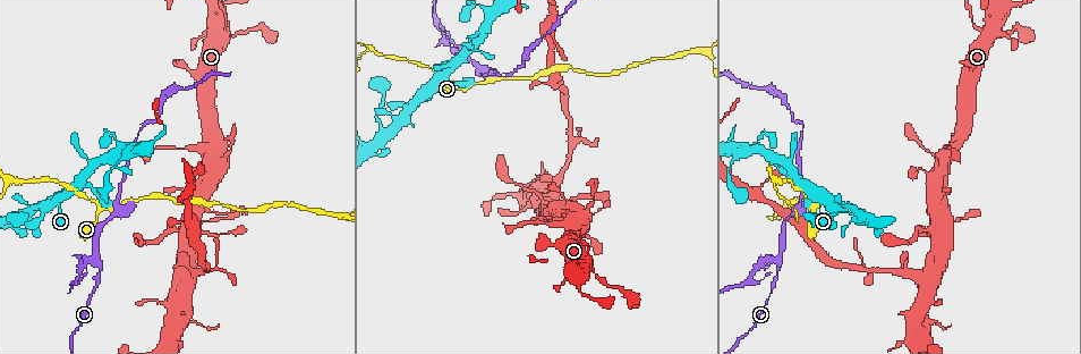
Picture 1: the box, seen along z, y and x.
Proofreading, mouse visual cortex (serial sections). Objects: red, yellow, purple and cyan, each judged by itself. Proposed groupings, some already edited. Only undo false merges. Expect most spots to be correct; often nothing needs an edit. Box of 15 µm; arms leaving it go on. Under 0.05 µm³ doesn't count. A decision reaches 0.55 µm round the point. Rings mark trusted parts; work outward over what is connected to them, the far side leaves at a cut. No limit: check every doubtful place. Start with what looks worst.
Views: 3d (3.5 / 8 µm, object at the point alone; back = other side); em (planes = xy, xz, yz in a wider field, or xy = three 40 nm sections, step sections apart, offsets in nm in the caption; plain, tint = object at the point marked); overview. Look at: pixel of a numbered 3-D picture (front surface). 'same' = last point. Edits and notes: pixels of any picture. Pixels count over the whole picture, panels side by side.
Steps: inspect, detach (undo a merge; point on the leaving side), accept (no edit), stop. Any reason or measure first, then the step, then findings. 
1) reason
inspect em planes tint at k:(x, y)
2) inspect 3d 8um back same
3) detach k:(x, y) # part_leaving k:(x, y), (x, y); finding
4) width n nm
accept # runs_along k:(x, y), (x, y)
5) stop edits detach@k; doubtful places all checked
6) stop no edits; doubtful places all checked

two arms in line, one across
inspect 3d 3.5um at 1:(779, 263)

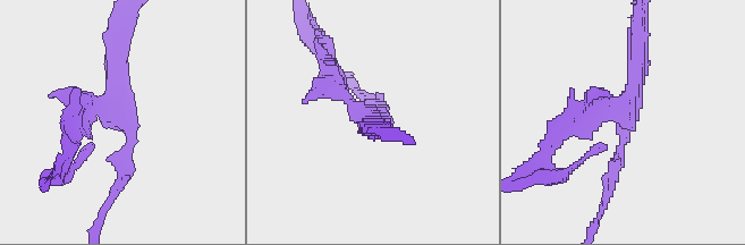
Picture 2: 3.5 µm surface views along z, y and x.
arms 3; arm_widths 200, 200, 300 nm; need the tissue
inspect em planes tint at 2:(370, 115)

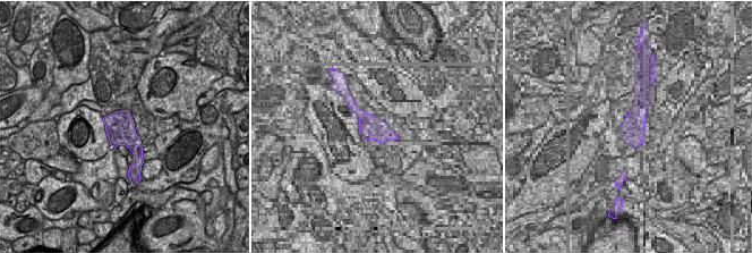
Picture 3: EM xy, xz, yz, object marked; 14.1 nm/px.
detach 2:(595, 92) # a second cell is stuck on

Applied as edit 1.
thin neck
inspect 3d 3.5um at 1:(815, 206)

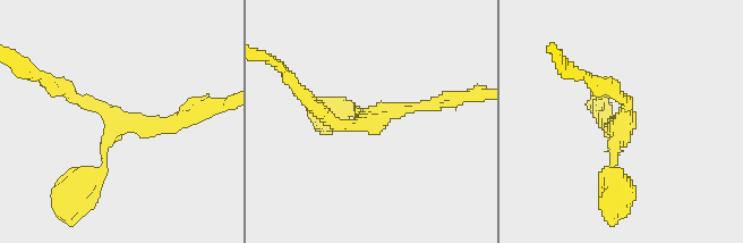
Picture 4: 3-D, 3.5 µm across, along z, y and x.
arms 3; arm_widths 150, 200, 350 nm; shape alone is not enough
inspect em xy step 5 tint at 4:(115, 127)

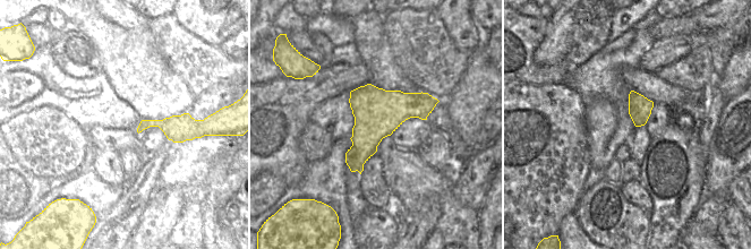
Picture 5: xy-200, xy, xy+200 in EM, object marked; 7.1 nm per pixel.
accept # runs_along 4:(77, 187), (102, 167), (119, 125), (185, 118); continuous, no second cell

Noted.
inspect 3d 3.5um at 1:(12, 180)

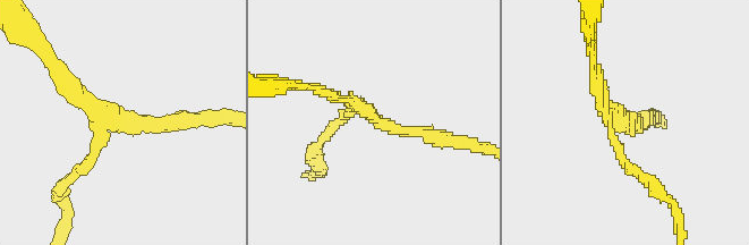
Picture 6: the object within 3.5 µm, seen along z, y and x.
arms 3; arm_widths 150, 150, 200 nm; now the EM
inspect em xy step 1 tint at 6:(374, 112)

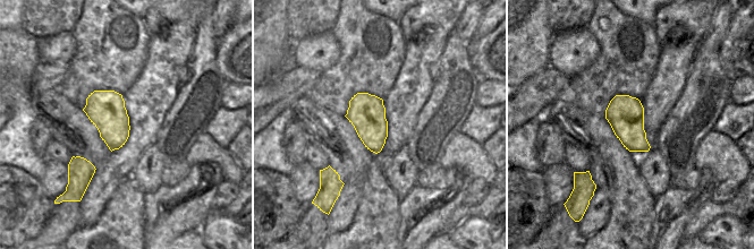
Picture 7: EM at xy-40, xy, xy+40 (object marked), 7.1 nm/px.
detach 6:(85, 165) # part_leaving 6:(103, 131), (90, 162), (62, 183), (66, 208); two cells meet here

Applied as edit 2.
stop edits detach@2, detach@6; doubtful places all checked

